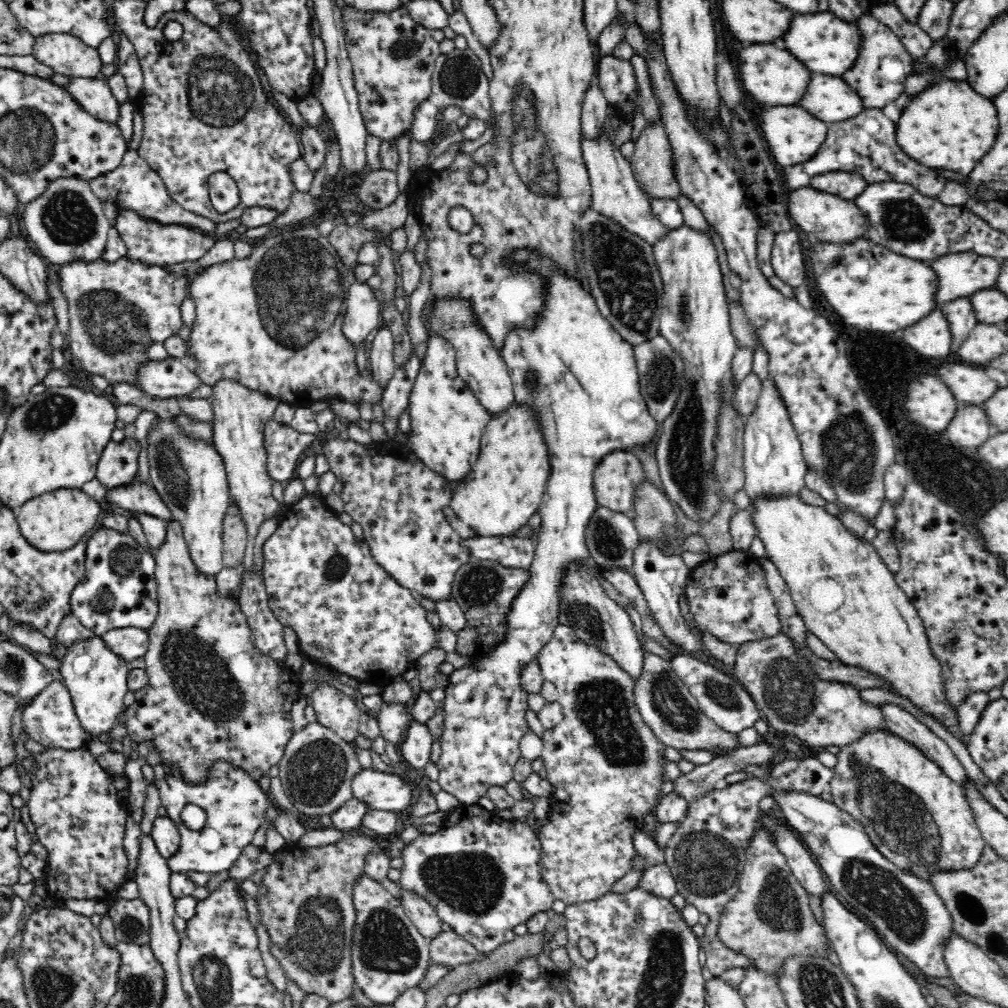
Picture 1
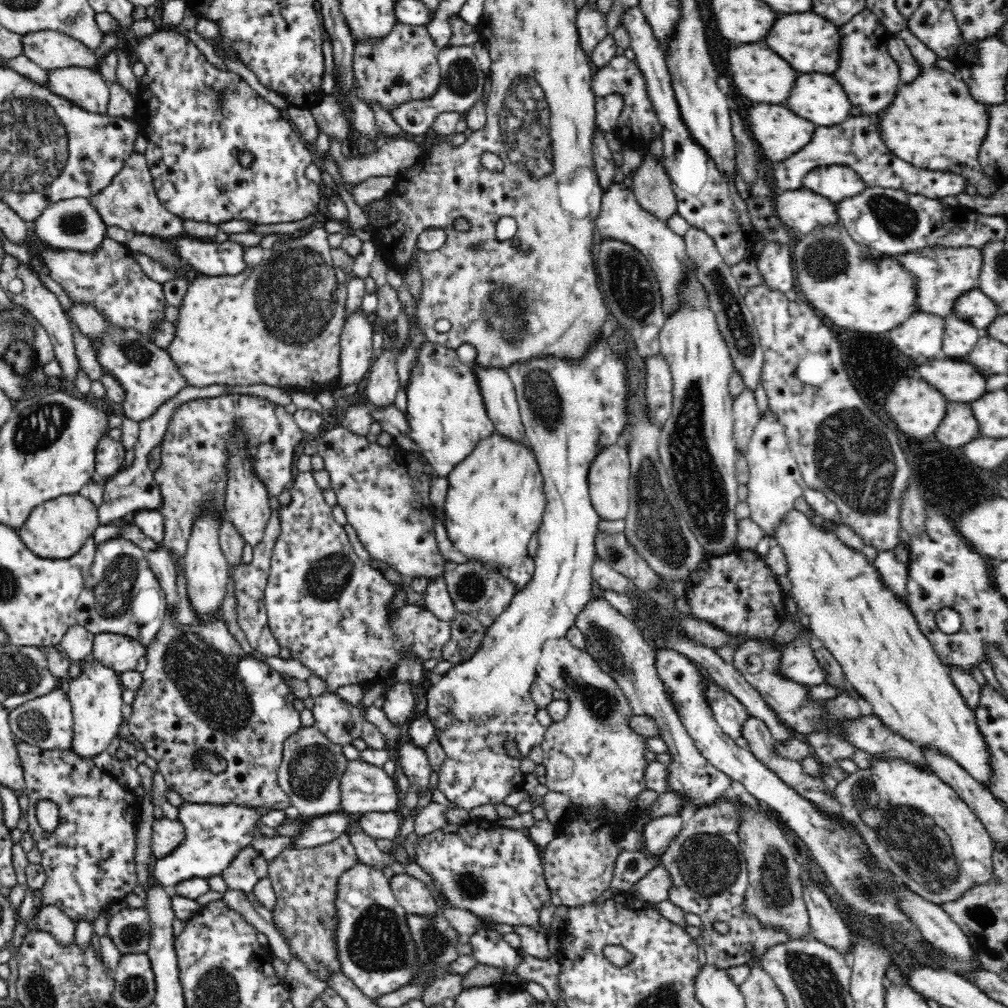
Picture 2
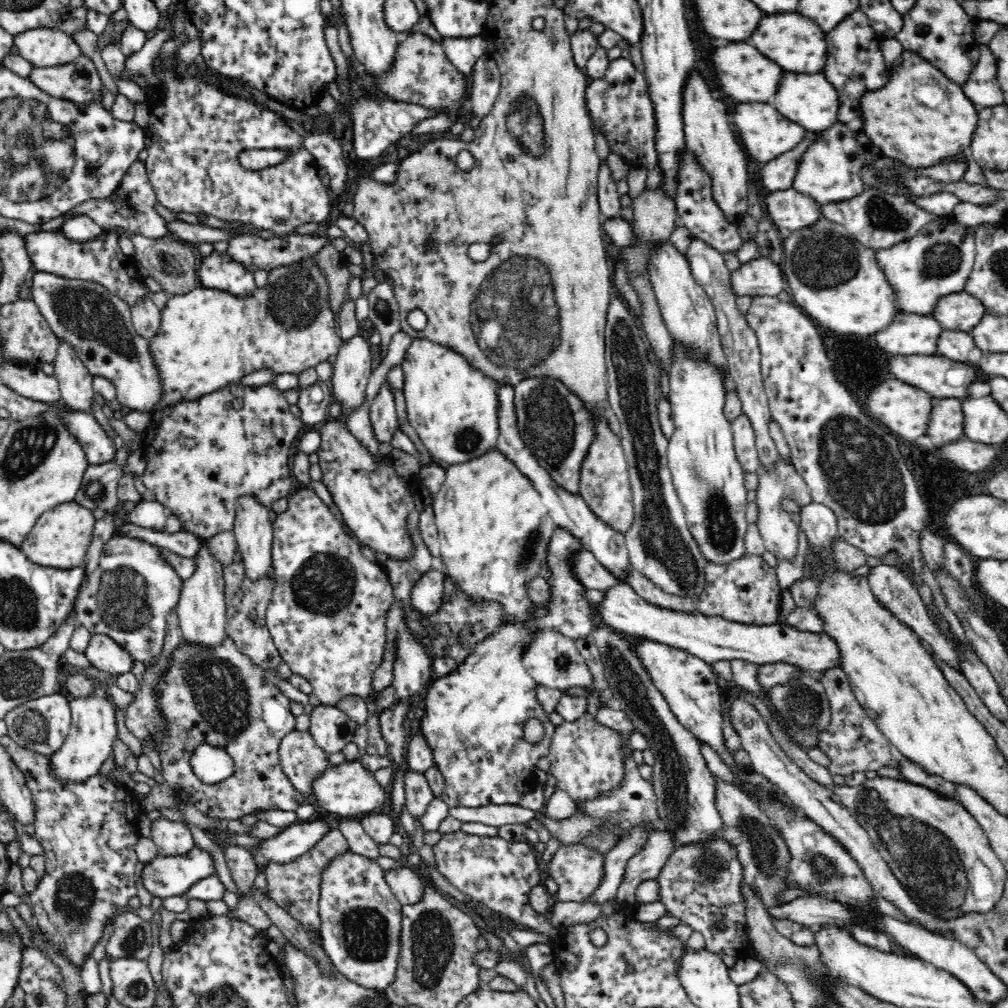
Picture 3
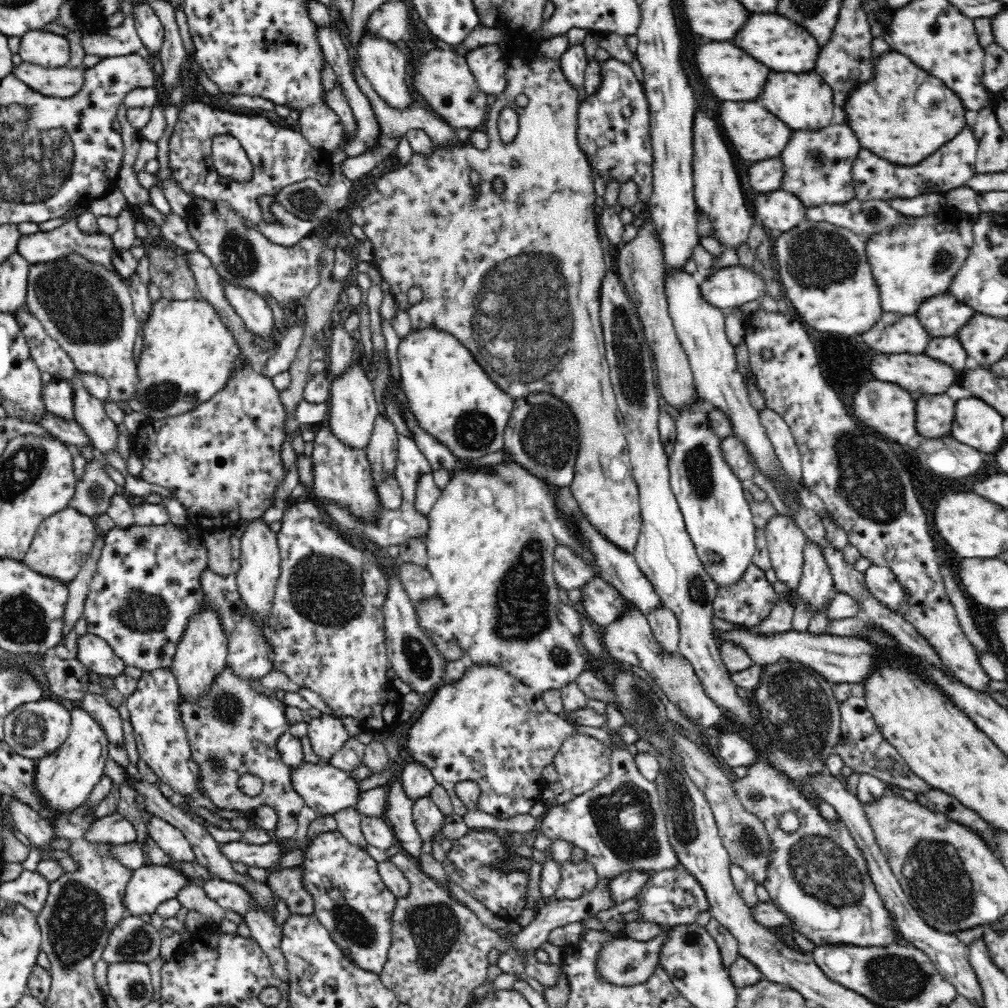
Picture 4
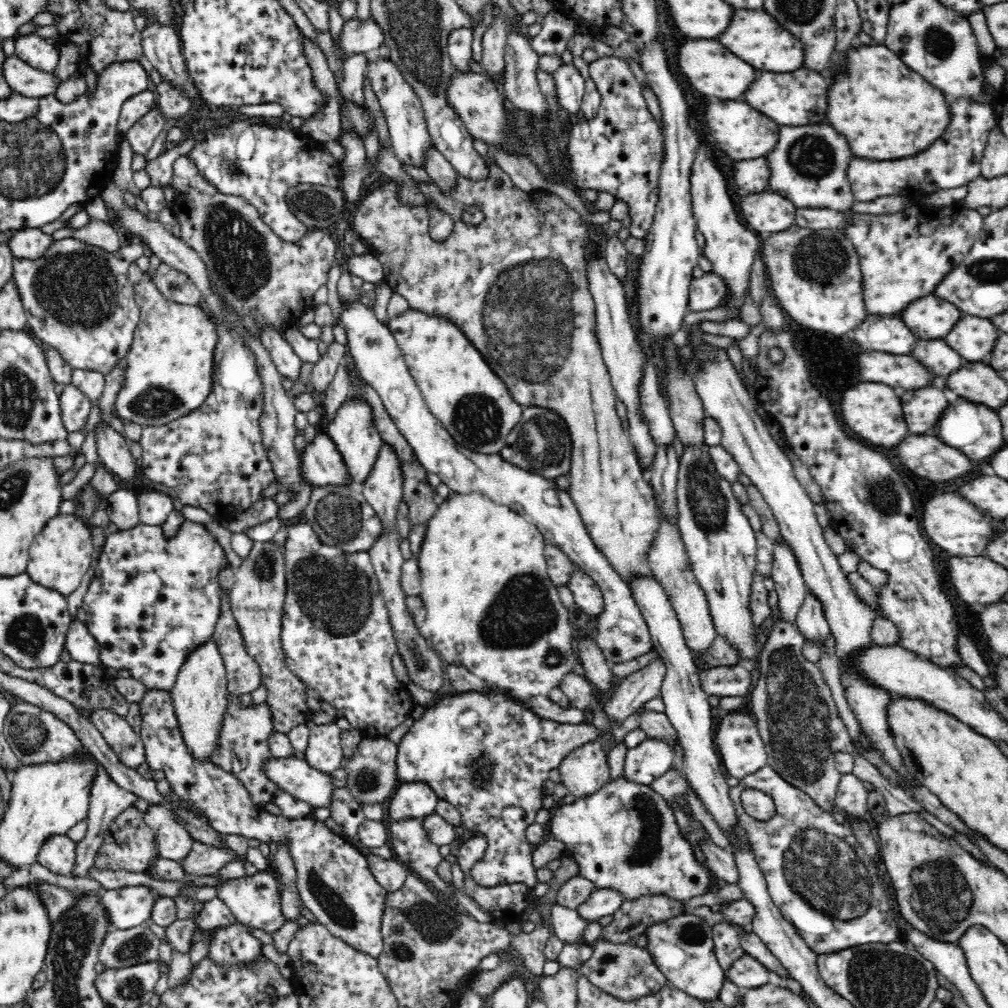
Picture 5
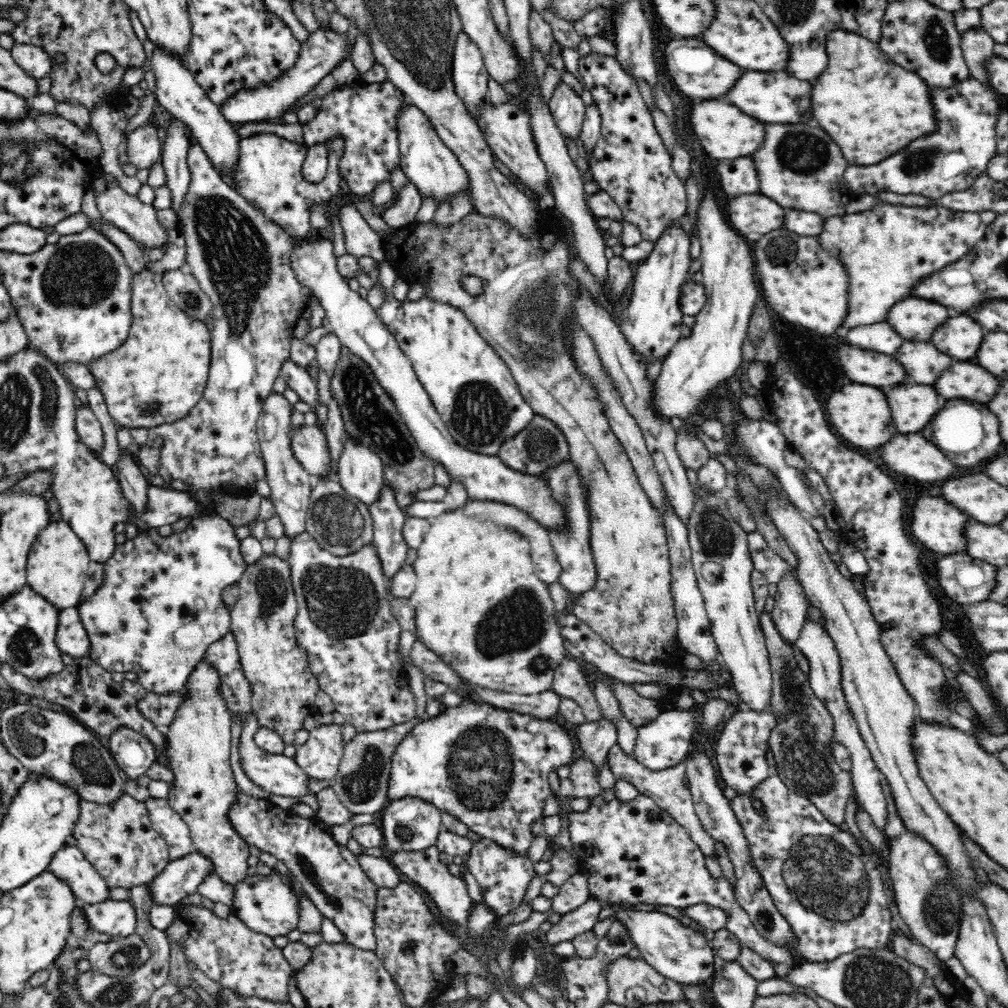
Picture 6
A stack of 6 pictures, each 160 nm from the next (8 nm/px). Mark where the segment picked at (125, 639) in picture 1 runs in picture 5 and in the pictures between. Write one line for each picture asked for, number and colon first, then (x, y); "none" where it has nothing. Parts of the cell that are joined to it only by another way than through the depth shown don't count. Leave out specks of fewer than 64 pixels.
2: (120, 652)
3: (103, 652)
4: (94, 652)
5: (80, 643)

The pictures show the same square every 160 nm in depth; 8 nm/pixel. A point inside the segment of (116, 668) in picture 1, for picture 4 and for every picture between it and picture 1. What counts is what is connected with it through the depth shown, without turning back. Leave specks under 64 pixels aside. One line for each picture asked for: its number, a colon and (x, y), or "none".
2: (96, 696)
3: (94, 723)
4: (65, 778)

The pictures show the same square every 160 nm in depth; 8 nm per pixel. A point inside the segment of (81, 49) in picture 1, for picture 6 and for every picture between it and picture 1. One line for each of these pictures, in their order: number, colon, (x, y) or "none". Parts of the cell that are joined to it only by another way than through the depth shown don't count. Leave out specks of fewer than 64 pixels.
2: (52, 50)
3: (43, 48)
4: (39, 47)
5: (42, 53)
6: (34, 60)

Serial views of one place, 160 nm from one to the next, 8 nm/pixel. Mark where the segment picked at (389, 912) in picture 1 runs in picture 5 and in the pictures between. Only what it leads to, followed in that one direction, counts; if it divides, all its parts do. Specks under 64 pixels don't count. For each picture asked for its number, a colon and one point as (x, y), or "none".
2: (377, 950)
3: (361, 928)
4: (350, 899)
5: (334, 880)

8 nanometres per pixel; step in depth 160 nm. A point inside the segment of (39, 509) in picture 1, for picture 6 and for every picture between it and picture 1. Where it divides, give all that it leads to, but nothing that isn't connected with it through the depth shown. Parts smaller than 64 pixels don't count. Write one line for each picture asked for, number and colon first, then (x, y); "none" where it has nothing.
2: (57, 528)
3: (60, 538)
4: (60, 547)
5: (59, 556)
6: (56, 565)

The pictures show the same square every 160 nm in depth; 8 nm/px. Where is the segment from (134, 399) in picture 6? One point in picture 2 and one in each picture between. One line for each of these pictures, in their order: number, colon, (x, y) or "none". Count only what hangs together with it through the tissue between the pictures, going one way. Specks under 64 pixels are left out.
2: (279, 323)
3: (209, 337)
4: (189, 355)
5: (168, 371)

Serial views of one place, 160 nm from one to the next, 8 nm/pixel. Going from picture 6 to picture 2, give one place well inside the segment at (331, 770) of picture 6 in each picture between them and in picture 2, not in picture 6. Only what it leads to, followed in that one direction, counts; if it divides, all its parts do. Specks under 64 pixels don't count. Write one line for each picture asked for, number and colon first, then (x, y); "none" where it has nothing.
2: (341, 722)
3: (332, 729)
4: (327, 734)
5: (324, 753)

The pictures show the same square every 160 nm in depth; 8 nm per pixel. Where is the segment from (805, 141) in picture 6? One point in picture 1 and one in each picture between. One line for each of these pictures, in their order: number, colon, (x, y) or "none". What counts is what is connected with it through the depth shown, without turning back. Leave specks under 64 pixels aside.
1: (847, 185)
2: (838, 183)
3: (830, 173)
4: (818, 165)
5: (808, 166)

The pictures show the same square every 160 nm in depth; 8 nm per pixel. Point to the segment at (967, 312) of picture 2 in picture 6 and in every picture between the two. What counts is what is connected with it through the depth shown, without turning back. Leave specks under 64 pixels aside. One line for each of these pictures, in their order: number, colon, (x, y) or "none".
3: (962, 311)
4: (944, 315)
5: (930, 317)
6: (914, 319)

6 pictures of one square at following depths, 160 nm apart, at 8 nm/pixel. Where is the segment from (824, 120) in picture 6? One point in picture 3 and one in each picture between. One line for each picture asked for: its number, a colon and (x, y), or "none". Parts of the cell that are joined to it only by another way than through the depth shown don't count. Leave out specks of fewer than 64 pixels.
3: (922, 135)
4: (885, 114)
5: (904, 114)

